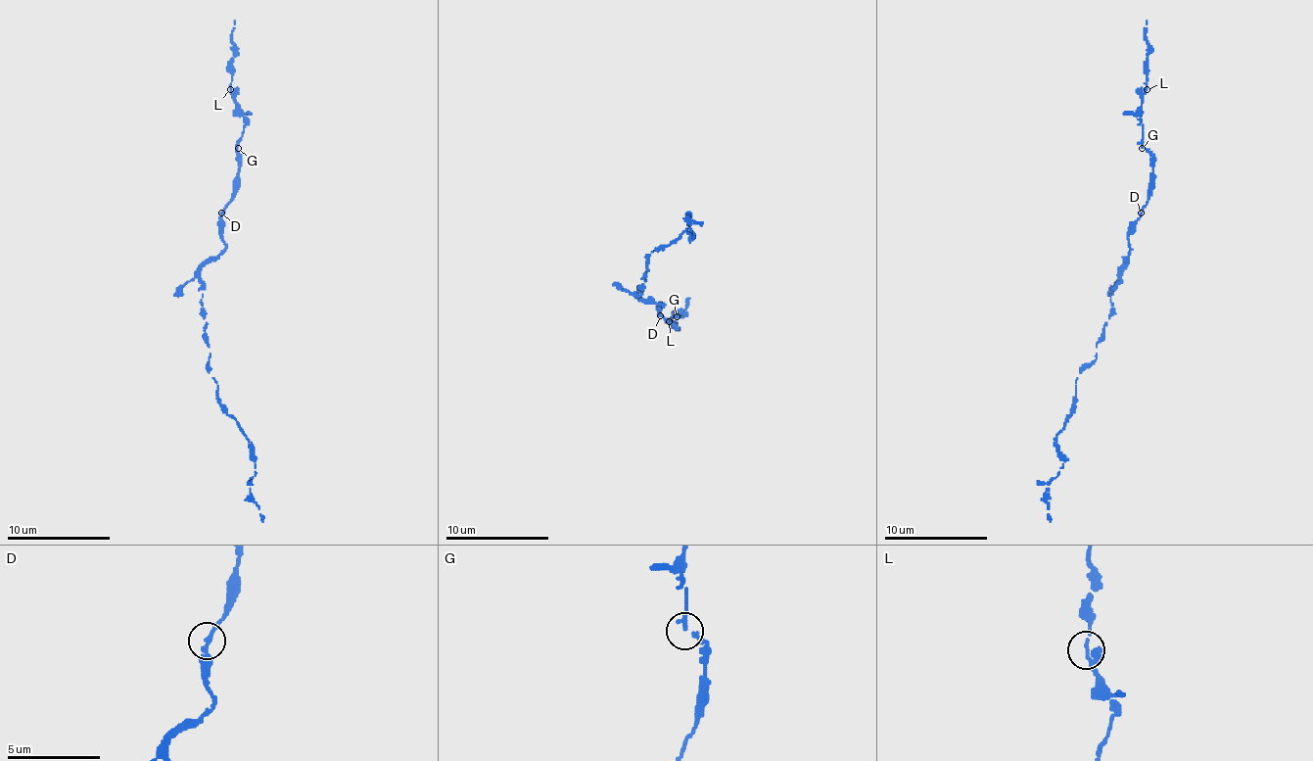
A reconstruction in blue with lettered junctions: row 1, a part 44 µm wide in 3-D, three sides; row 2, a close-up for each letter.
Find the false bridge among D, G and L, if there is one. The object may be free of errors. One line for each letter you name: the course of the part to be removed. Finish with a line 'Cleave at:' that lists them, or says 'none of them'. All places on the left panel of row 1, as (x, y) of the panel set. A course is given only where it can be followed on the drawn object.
Cleave at: none of them

